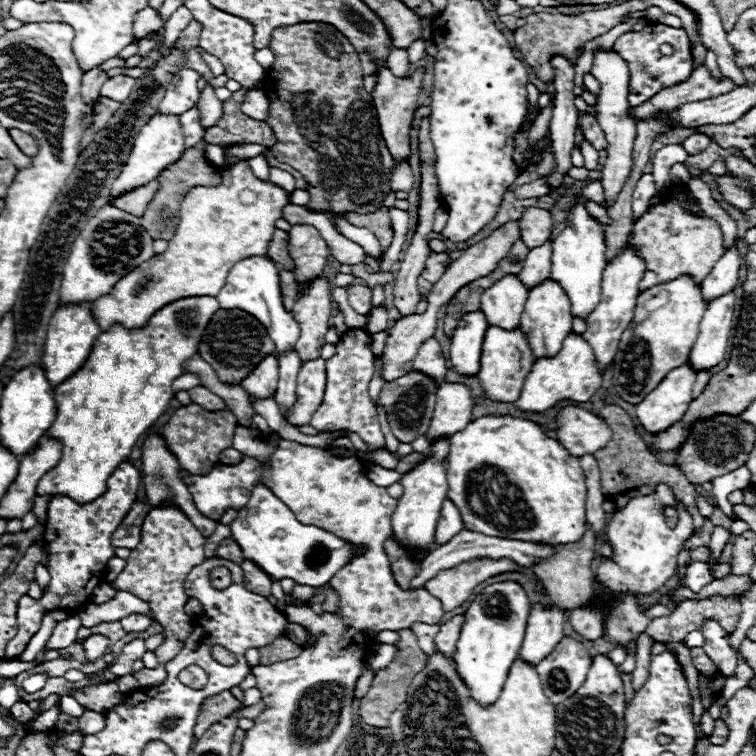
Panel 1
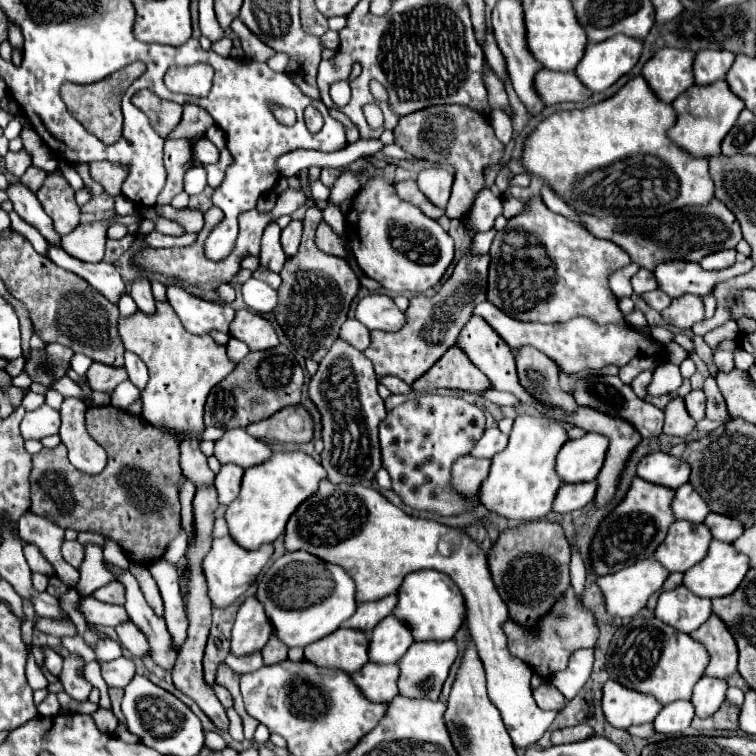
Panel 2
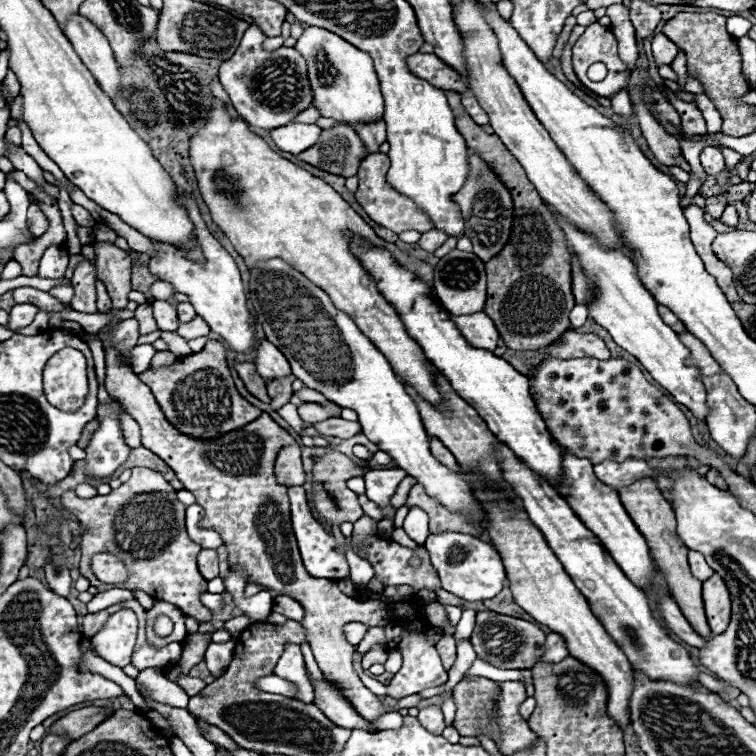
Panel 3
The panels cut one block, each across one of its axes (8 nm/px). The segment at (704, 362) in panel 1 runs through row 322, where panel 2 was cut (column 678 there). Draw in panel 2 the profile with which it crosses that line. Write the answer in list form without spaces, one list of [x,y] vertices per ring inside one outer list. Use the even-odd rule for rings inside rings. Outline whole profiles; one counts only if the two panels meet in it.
[[[676,700],[660,710],[660,714],[654,720],[654,726],[656,726],[656,732],[674,734],[674,732],[686,730],[692,718],[694,718],[694,706],[688,700]]]

